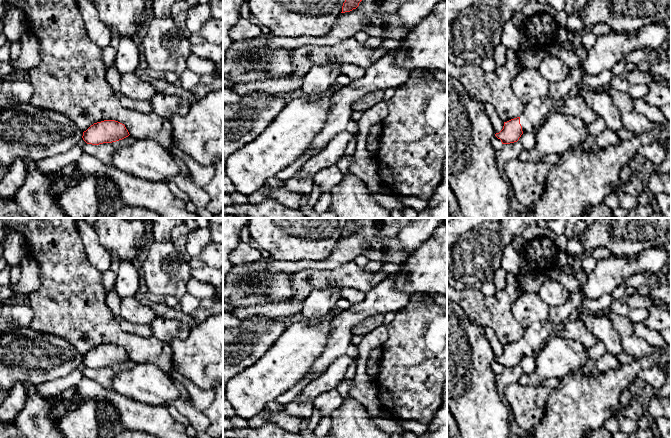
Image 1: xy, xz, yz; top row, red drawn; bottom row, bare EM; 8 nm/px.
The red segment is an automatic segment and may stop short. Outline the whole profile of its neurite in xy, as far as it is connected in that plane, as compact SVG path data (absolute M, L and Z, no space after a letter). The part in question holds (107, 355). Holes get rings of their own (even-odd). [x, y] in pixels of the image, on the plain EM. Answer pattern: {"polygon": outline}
{"polygon": "M104 344L91 349L83 356L82 362L87 368L99 369L116 366L129 359L124 348L115 344Z"}

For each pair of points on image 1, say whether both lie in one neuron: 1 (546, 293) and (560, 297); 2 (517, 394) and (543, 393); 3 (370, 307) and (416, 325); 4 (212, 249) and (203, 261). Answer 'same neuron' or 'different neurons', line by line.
1: same neuron
2: same neuron
3: different neurons
4: same neuron

